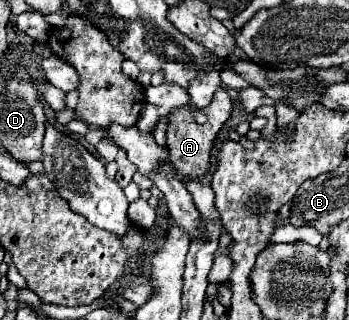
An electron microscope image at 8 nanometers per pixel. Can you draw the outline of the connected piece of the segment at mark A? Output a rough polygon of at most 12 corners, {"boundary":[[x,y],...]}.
{"boundary":[[221,87],[193,121],[187,107],[171,113],[169,163],[183,179],[203,179],[211,149],[231,115]]}

